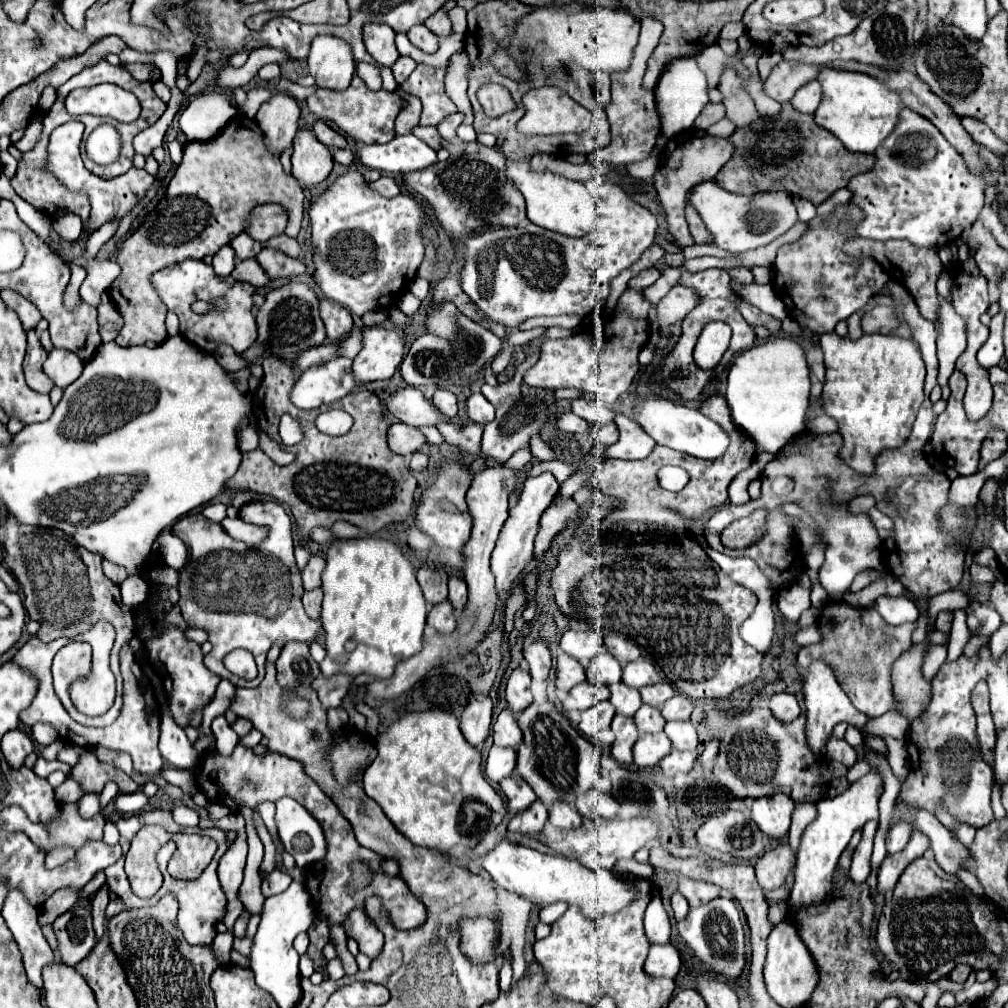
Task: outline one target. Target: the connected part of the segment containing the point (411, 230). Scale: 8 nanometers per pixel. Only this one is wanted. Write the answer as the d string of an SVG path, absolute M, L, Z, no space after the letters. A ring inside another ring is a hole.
M348 171L312 203L312 263L314 281L322 293L362 317L374 309L388 309L402 299L422 263L422 207L408 195L392 199L366 187L360 171ZM406 233L406 243L398 245L396 237Z

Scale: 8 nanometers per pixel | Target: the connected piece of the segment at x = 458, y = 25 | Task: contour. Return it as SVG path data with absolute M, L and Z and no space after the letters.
M454 7L448 11L454 33L466 33L466 11L462 7Z

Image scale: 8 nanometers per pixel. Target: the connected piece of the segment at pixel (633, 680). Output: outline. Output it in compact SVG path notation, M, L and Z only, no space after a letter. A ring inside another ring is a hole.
M632 661L624 667L624 673L622 673L622 681L628 685L628 687L634 687L634 689L640 689L644 685L654 685L660 681L660 675L658 671L654 669L652 663L648 661Z

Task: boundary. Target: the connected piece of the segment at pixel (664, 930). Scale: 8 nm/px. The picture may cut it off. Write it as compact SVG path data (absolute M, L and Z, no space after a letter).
M660 897L652 899L644 913L644 929L650 943L664 945L670 941L670 919L662 907Z

